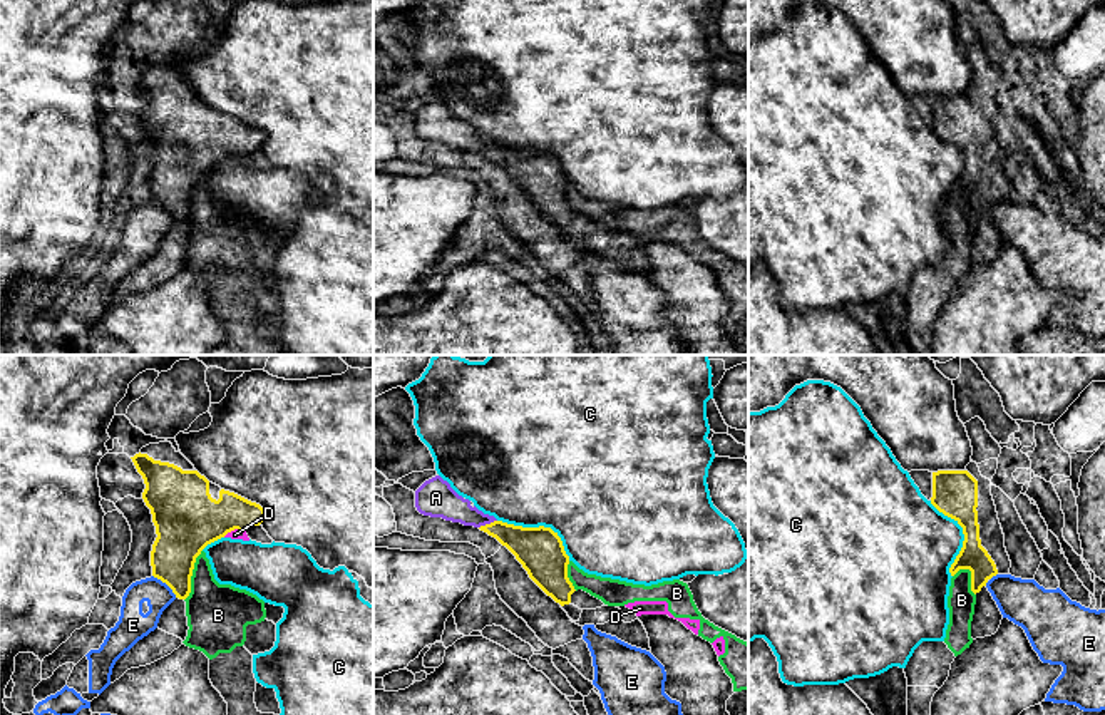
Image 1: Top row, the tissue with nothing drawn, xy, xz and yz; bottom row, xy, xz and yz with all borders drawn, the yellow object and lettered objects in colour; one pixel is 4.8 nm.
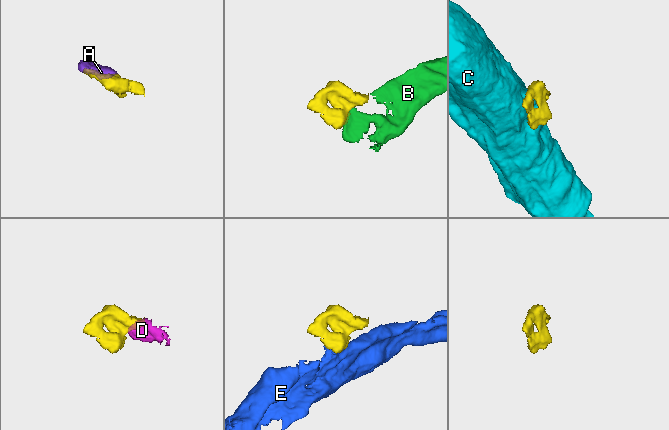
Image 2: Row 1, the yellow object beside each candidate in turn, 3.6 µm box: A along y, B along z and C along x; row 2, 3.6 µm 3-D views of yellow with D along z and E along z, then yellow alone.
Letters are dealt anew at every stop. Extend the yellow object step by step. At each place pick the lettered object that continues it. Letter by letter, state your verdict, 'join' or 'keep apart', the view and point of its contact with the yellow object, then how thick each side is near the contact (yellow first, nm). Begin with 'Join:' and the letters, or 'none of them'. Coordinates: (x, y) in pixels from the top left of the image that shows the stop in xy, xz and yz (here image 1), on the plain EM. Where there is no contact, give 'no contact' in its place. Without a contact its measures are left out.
Join: A
A: join; contact xz (488, 149); calibres 190 and 160 nm
B: keep apart; contact xy (191, 200); calibres 300 and 300 nm
C: keep apart; contact xz (539, 151); calibres 220 and 500 nm
D: keep apart; contact xy (233, 154); calibres 320 and 50 nm
E: keep apart; contact xy (166, 208); calibres 240 and 150 nm

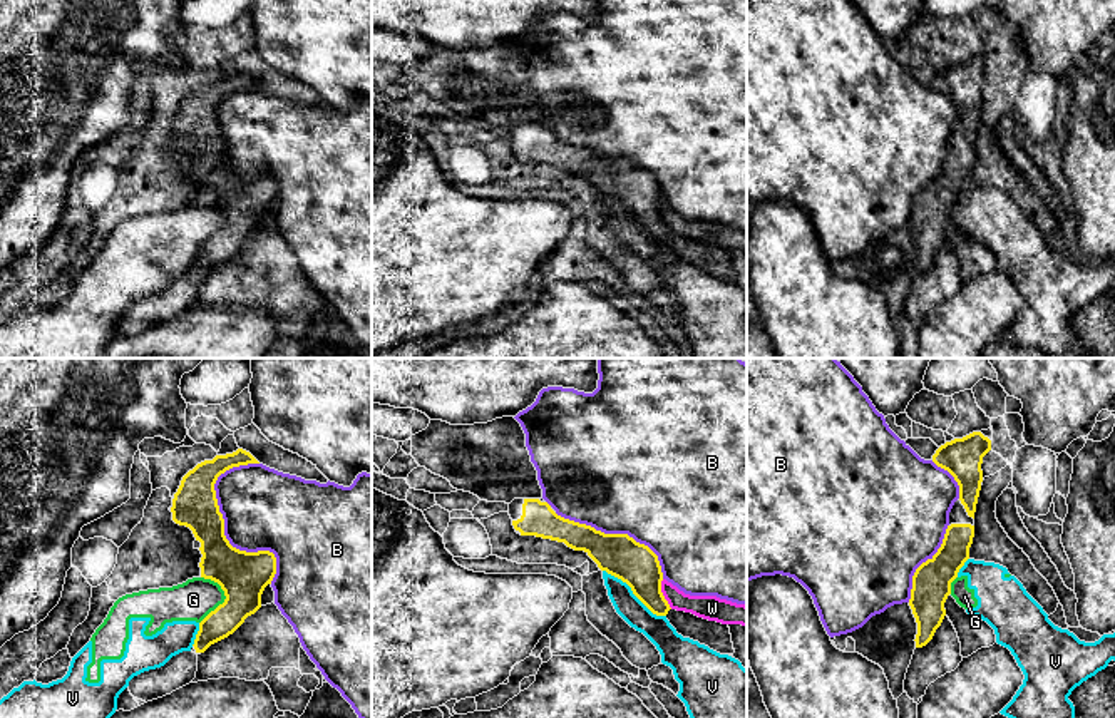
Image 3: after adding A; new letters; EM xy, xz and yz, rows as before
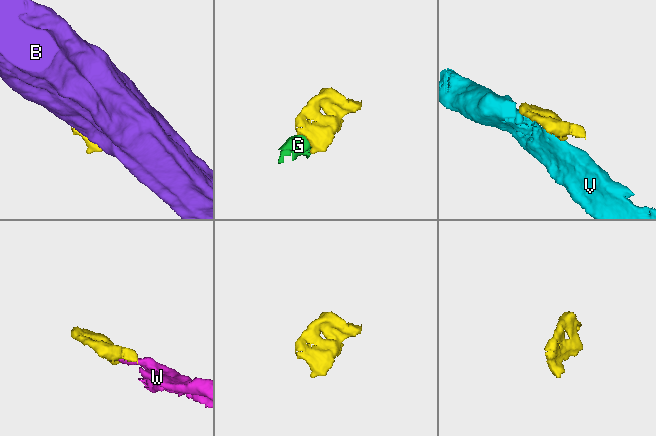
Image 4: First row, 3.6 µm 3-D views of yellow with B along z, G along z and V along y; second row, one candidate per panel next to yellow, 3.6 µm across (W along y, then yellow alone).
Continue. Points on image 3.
Join: none of them
B: keep apart; contact xy (226, 164); calibres 240 and 400 nm
G: keep apart; contact xy (226, 223); calibres 240 and 190 nm
V: keep apart; contact xz (633, 218); calibres 200 and 130 nm
W: keep apart; contact xz (662, 220); calibres 200 and 120 nm

